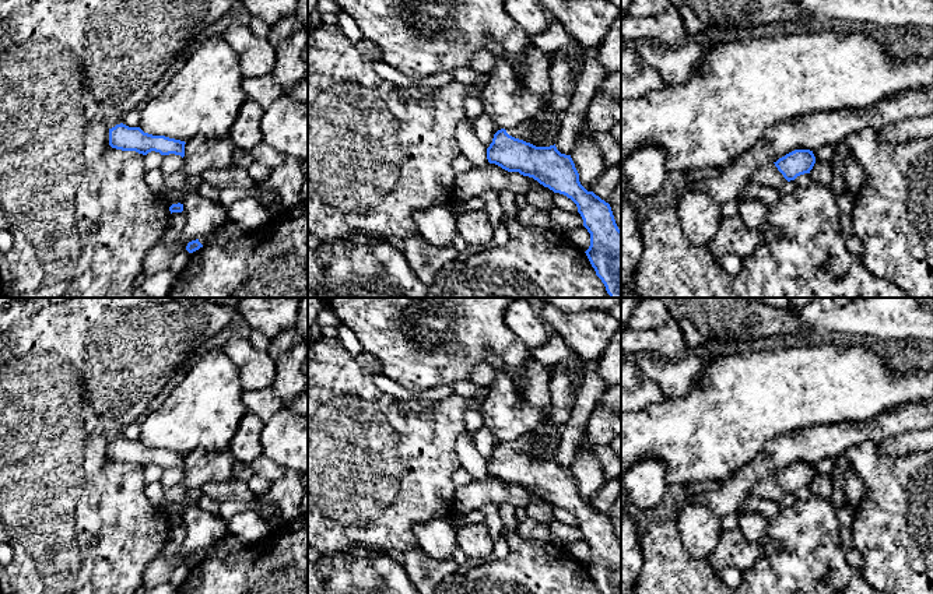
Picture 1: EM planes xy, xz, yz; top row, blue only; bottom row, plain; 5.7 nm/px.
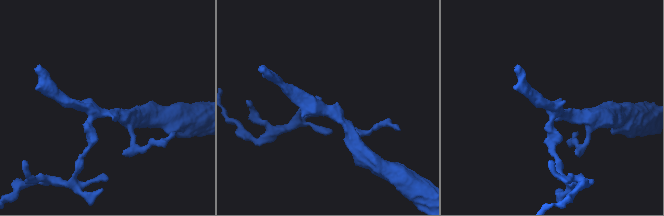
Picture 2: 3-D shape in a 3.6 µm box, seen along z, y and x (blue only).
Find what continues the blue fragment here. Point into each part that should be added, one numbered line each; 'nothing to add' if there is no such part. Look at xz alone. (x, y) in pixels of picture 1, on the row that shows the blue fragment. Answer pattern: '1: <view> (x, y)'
1: xz (563, 84)

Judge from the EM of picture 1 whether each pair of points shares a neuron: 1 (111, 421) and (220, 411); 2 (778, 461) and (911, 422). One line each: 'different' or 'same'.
1: different
2: same

